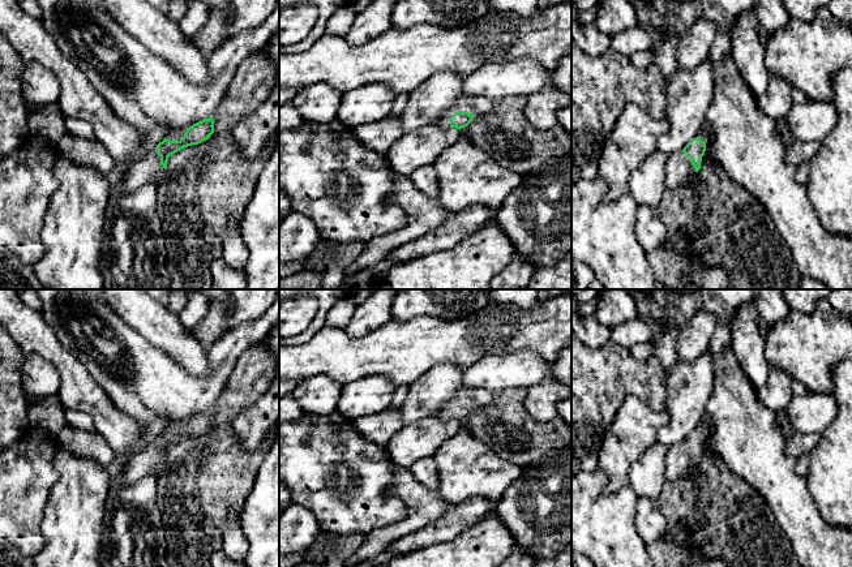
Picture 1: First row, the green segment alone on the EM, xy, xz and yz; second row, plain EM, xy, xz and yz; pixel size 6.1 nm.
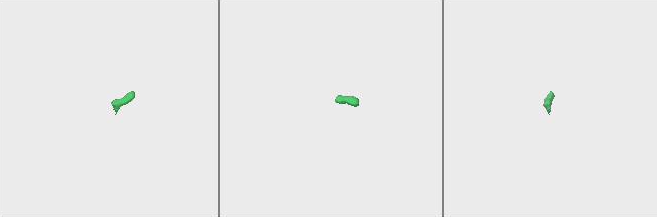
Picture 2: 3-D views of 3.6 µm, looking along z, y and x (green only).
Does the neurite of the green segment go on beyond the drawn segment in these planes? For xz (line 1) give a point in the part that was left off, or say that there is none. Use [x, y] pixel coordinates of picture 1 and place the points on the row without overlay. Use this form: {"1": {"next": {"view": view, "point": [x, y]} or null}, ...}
{"1": {"next": {"view": "xz", "point": [472, 396]}}}

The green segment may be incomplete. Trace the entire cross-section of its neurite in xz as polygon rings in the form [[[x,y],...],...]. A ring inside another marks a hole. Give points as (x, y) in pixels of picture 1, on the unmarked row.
[[[459,387],[449,401],[441,405],[437,416],[442,421],[467,418],[476,407],[488,405],[492,401],[492,392],[481,388]]]

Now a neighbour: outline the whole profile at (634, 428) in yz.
[[[626,396],[599,450],[599,469],[608,477],[604,494],[628,485],[630,465],[656,442],[658,431],[668,422],[665,409],[656,412],[638,396]]]

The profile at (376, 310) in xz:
[[[377,289],[356,305],[350,323],[344,327],[350,336],[364,336],[391,319],[391,306],[398,289]]]

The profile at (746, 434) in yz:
[[[733,345],[712,353],[714,391],[707,403],[707,414],[714,431],[706,435],[712,450],[731,472],[752,485],[770,506],[778,525],[787,536],[800,567],[852,567],[852,531],[831,527],[821,515],[808,478],[799,476],[796,460],[789,458],[787,438],[774,411],[767,409],[753,390]]]

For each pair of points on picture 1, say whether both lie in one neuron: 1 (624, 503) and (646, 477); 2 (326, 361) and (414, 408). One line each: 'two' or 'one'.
1: two
2: two

